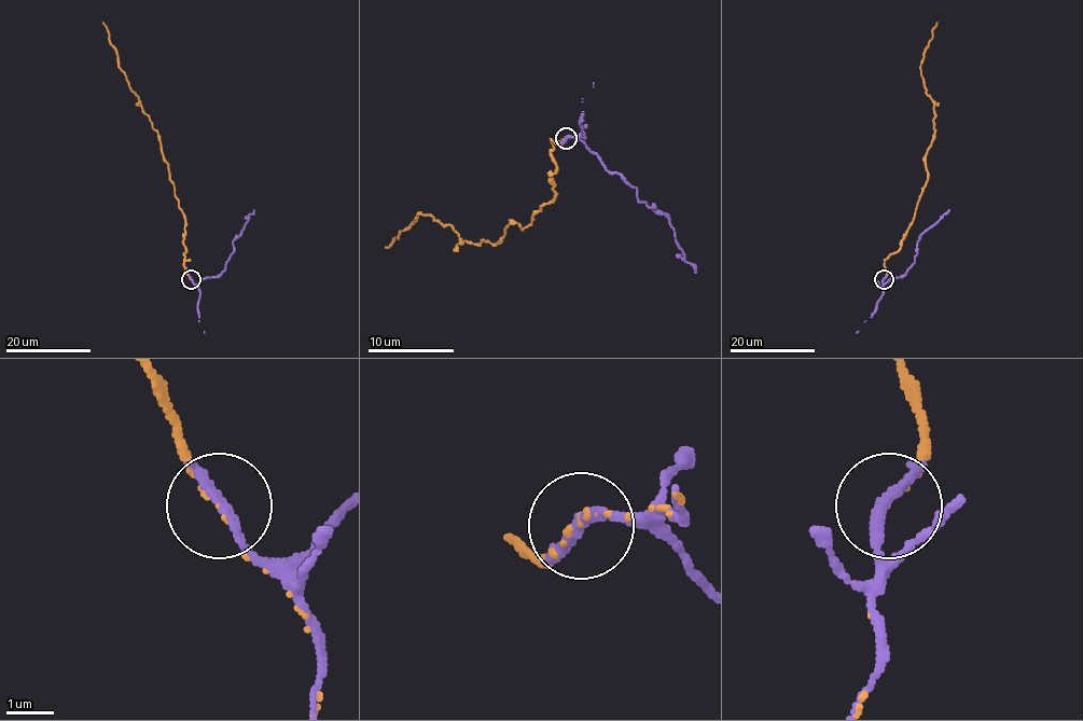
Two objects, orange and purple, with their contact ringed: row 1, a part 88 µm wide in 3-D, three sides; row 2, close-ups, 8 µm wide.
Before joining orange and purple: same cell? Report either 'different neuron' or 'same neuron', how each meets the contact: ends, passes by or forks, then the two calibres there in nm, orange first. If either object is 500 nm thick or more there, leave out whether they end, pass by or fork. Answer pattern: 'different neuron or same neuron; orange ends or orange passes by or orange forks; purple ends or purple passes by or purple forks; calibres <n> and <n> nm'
same neuron; orange ends; purple passes by; calibres 80 and 240 nm

